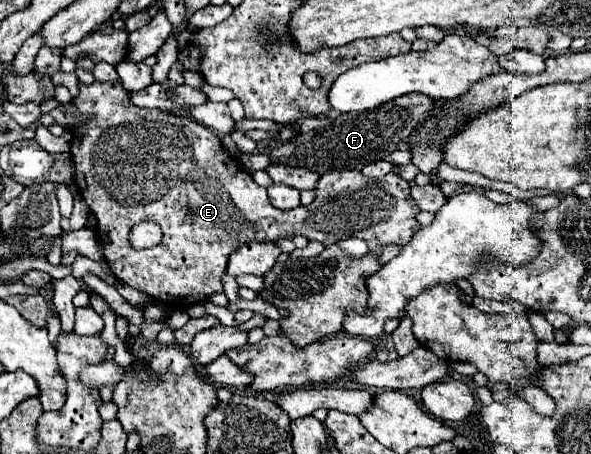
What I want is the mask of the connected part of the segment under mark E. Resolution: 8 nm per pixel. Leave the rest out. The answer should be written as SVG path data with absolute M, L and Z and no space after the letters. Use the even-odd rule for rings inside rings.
M79 83L79 95L73 99L73 105L89 119L83 129L73 131L71 155L75 163L75 183L83 201L99 221L97 231L103 235L107 265L119 281L149 295L151 299L177 309L205 301L213 293L221 293L221 279L225 275L229 255L243 243L275 243L279 239L305 235L309 241L319 241L329 247L339 239L361 237L367 241L369 251L379 255L383 245L405 245L419 231L419 223L415 219L419 209L409 195L409 183L395 173L387 173L381 179L369 179L351 169L323 173L315 189L315 201L311 205L299 205L295 209L283 211L269 203L265 187L259 187L245 169L237 169L241 163L233 161L233 157L223 149L215 131L199 125L197 121L191 121L189 117L159 109L139 109L127 101L127 95L129 93L123 91L119 83ZM139 221L157 223L163 231L161 243L151 249L133 249L129 231Z

